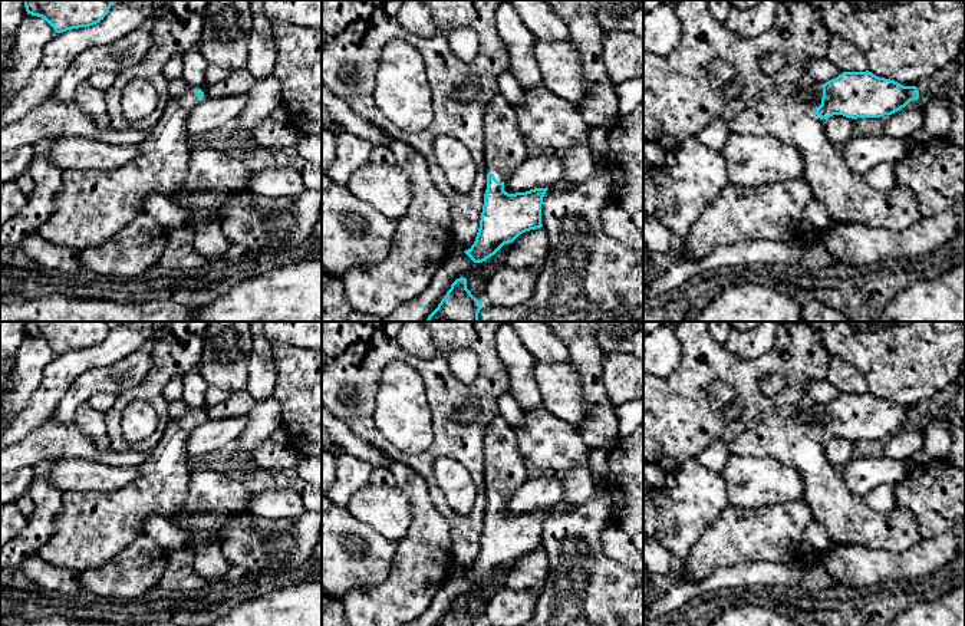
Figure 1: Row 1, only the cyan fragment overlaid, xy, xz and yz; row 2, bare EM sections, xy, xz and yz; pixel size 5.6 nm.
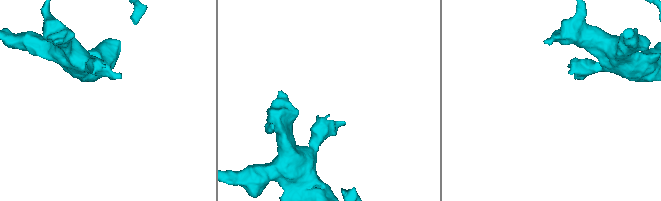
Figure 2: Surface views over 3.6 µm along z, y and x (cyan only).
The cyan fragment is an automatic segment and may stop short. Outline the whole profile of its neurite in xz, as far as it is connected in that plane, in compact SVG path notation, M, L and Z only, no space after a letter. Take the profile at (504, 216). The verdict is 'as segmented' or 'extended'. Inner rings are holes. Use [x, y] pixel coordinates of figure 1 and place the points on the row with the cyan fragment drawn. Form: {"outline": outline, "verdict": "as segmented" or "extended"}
{"outline": "M501 95L484 113L484 159L487 190L474 244L464 253L482 263L520 234L543 227L541 204L549 188L508 194L504 182L528 159L528 145L518 131L514 106Z", "verdict": "extended"}

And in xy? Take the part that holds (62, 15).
{"outline": "M24 0L27 14L45 19L56 33L89 27L109 13L112 0Z", "verdict": "as segmented"}

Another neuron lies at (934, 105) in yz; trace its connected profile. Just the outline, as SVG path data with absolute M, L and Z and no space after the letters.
M931 89L926 95L919 95L918 108L923 113L925 122L915 136L918 142L929 142L946 138L952 125L952 115L943 89Z

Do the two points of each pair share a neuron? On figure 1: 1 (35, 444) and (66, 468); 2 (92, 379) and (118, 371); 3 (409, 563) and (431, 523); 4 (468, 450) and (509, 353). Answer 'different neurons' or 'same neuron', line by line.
1: different neurons
2: same neuron
3: same neuron
4: different neurons

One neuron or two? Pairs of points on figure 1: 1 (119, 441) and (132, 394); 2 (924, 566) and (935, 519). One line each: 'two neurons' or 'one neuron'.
1: one neuron
2: two neurons

